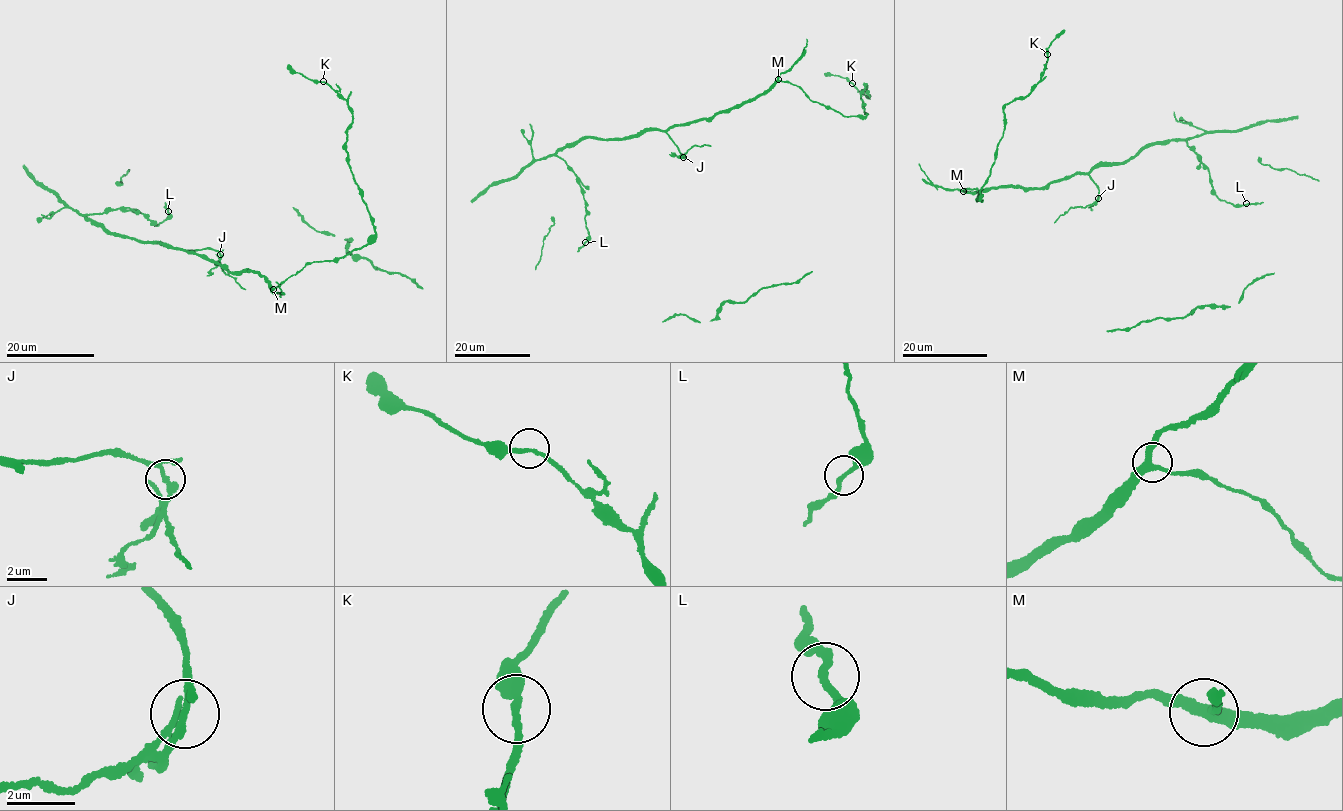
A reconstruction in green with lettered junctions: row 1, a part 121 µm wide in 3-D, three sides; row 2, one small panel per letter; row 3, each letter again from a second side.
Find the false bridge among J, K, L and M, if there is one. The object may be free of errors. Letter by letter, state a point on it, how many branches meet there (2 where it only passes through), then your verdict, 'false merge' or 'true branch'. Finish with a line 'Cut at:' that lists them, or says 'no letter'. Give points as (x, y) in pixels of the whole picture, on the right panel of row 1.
J: place (1098, 198); branches 3; false merge
K: place (1047, 54); branches 2; true branch
L: place (1246, 203); branches 2; true branch
M: place (963, 191); branches 3; true branch
Cut at: J

